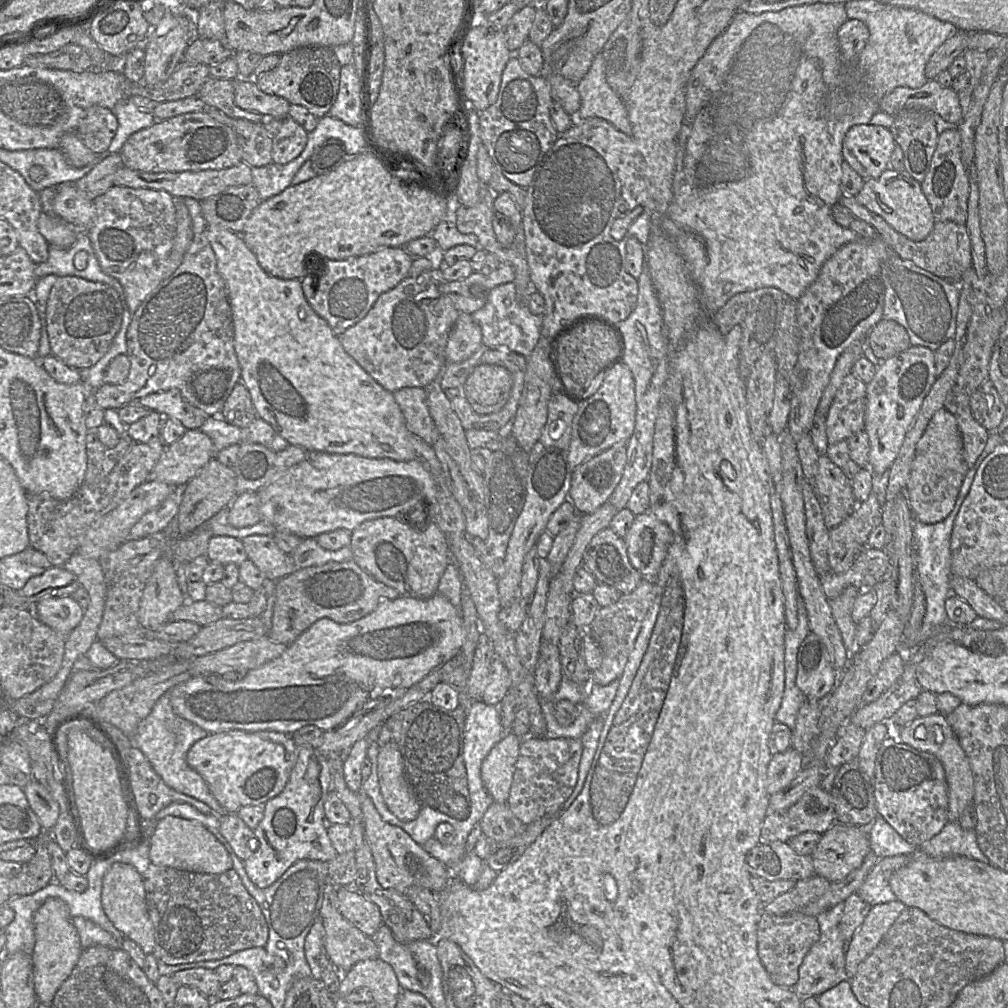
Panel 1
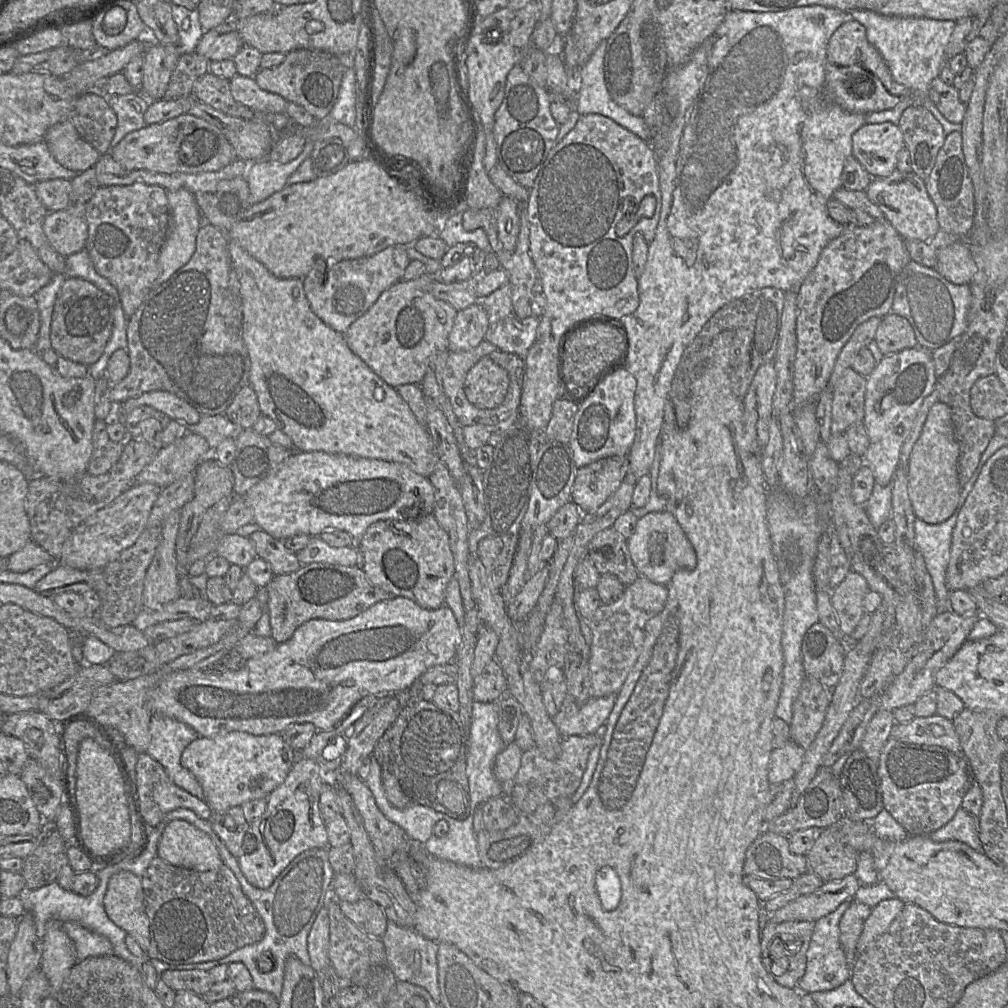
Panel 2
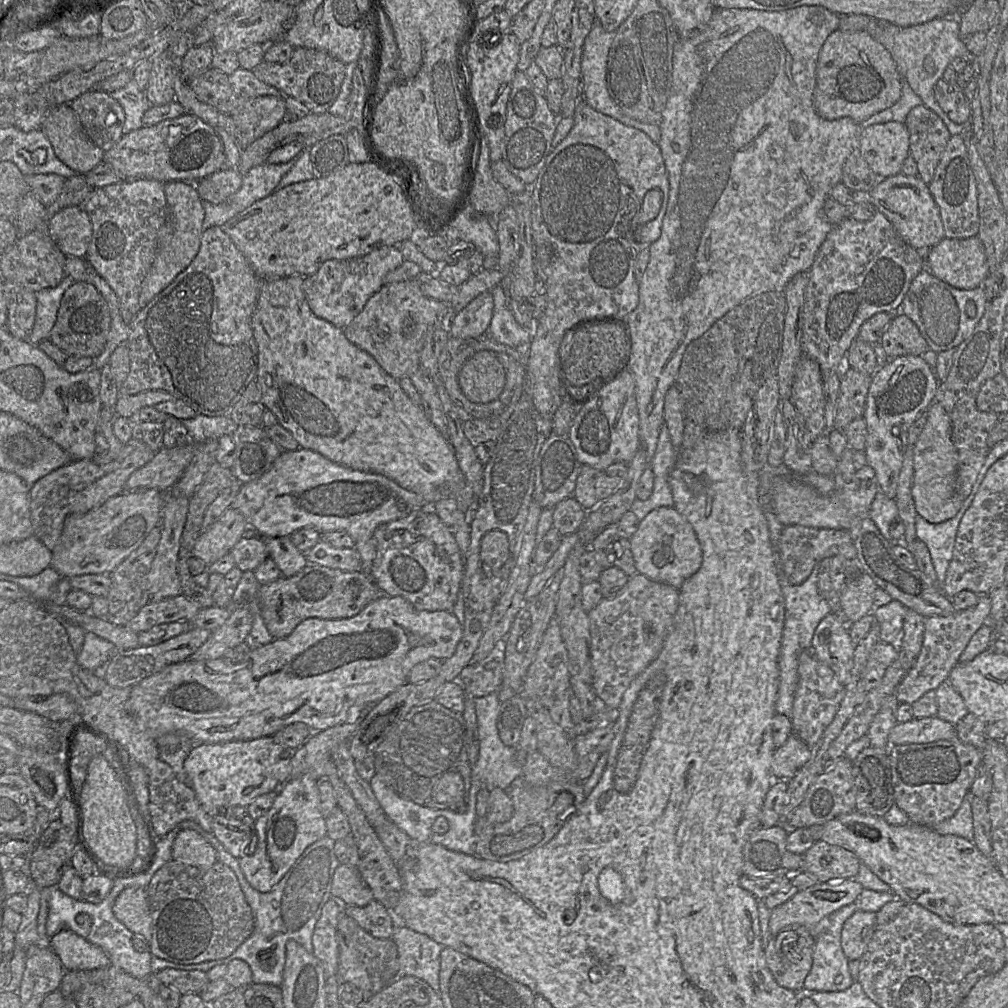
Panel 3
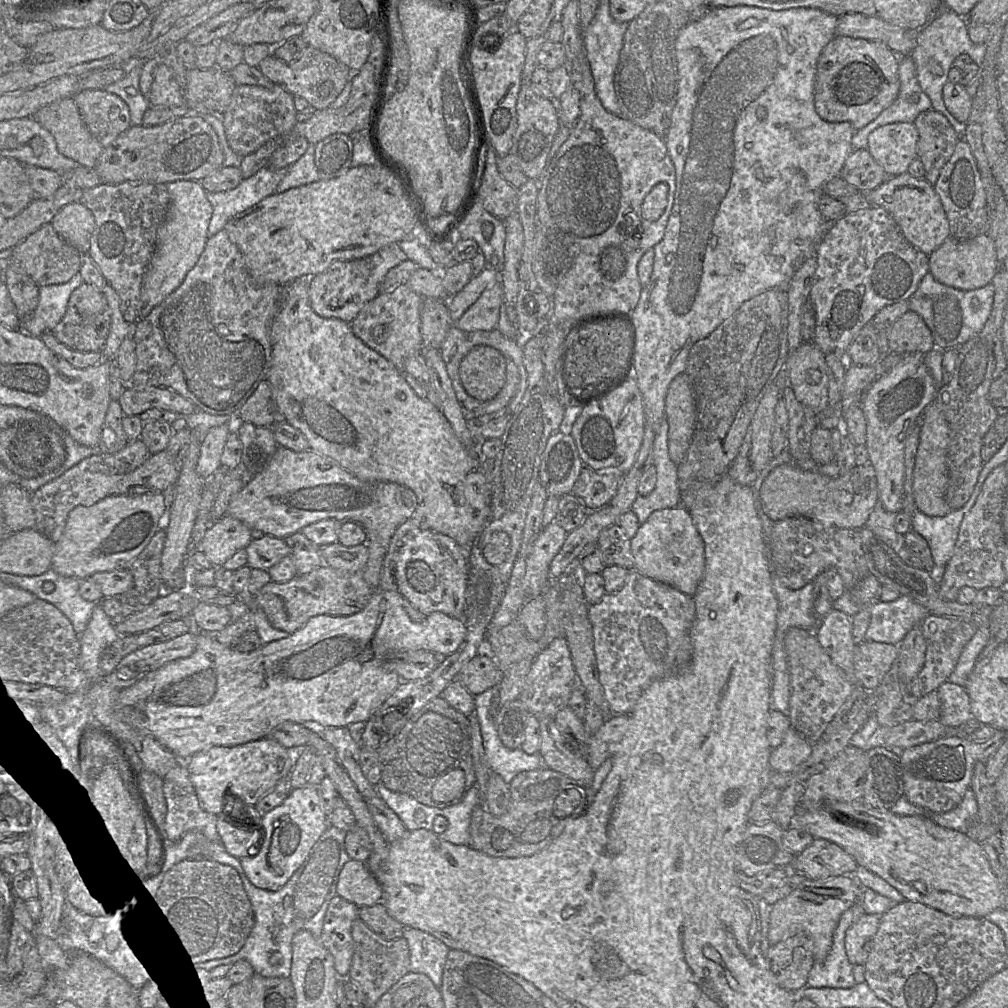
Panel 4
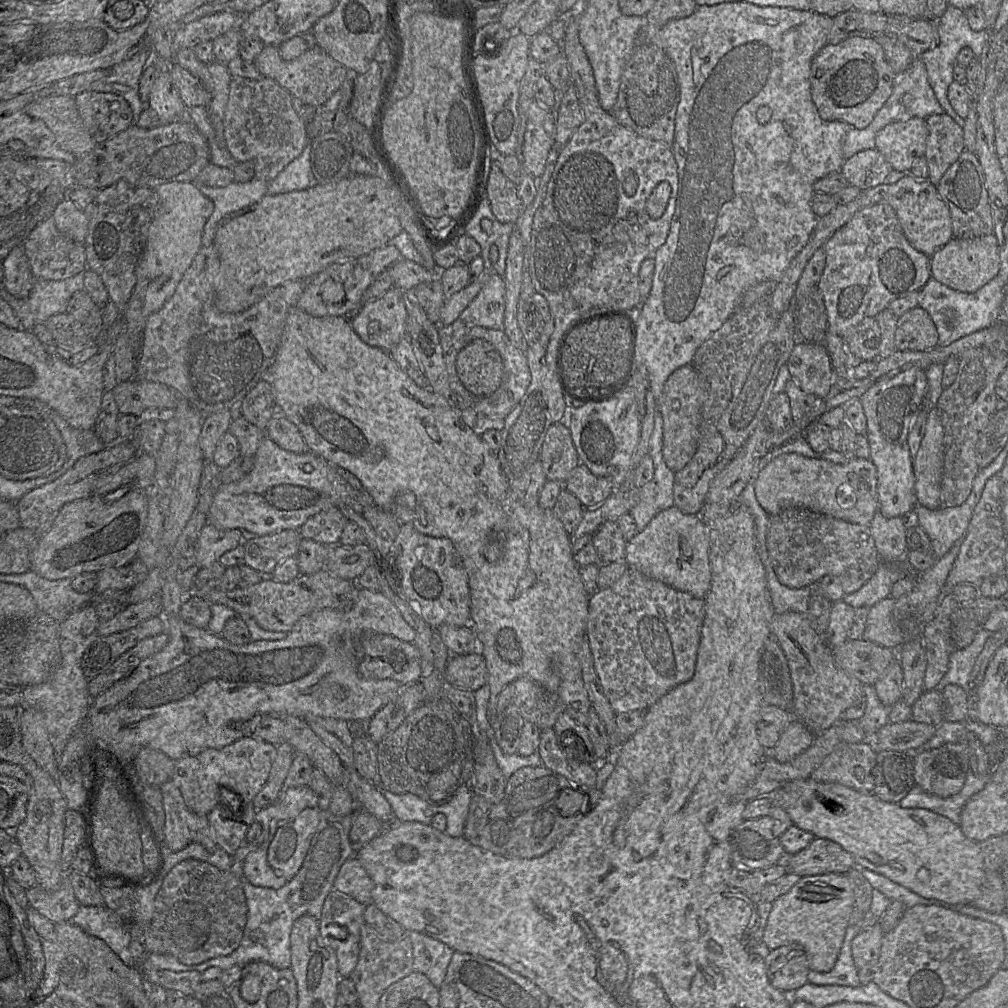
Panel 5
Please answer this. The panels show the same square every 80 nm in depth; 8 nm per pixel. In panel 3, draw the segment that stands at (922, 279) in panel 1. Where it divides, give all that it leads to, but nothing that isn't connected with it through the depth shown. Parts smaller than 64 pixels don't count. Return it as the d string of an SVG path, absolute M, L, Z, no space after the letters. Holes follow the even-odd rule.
M924 268L913 279L899 312L908 316L918 327L929 350L956 349L975 329L985 312L986 296L983 287L957 289L935 277Z

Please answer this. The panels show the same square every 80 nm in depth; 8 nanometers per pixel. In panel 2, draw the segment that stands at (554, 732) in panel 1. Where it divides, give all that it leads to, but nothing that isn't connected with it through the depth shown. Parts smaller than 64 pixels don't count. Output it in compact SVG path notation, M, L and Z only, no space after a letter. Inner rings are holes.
M617 694L605 697L591 697L580 706L579 712L573 717L567 717L564 711L559 711L553 722L563 737L572 735L594 734L604 729L613 710Z

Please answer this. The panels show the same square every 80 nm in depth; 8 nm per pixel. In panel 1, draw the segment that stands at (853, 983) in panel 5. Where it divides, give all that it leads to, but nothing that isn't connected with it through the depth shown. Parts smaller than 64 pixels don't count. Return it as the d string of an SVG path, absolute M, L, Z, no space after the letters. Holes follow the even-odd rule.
M844 901L822 912L816 918L819 923L820 937L813 944L799 967L799 978L794 986L801 997L817 997L847 979L845 970L845 954L849 943L840 932L840 921L844 910Z

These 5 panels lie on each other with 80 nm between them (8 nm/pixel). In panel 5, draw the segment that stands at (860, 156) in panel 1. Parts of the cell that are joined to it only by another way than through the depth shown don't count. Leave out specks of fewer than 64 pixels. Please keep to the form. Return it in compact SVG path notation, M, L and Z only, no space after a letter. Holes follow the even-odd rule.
M914 117L907 121L898 121L885 126L876 134L875 149L885 157L893 170L907 173L918 159L924 157L928 134L925 119Z

